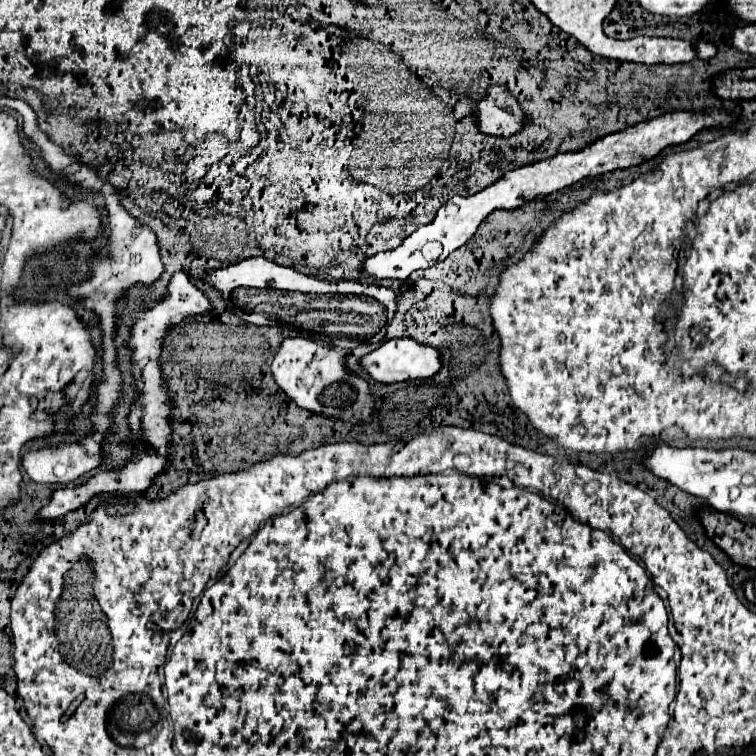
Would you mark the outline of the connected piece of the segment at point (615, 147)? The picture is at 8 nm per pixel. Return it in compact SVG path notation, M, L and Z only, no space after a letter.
M708 110L704 114L702 112L672 112L672 114L652 118L648 122L640 122L628 130L608 134L608 136L588 144L582 150L558 154L554 158L540 160L540 162L510 170L502 178L498 178L498 182L490 184L488 188L484 188L472 196L452 196L448 202L444 202L440 206L440 210L432 222L420 226L416 232L406 236L398 248L378 252L374 256L364 258L358 272L372 276L376 280L382 280L382 278L406 280L414 270L430 268L436 262L442 262L456 248L464 246L474 236L480 222L494 210L518 208L526 200L542 198L550 192L558 192L566 186L576 184L578 180L582 180L586 176L600 176L600 174L616 170L616 168L630 168L630 166L642 164L644 160L656 156L666 146L674 146L674 144L682 144L682 142L690 140L702 128L730 126L734 120L736 118L732 114L728 114L726 110Z

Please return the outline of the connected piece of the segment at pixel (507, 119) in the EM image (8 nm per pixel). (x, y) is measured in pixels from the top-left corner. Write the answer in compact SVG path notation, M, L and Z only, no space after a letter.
M492 86L476 108L480 130L494 136L510 136L522 128L522 112L508 114L504 104L512 104L512 94L504 86Z

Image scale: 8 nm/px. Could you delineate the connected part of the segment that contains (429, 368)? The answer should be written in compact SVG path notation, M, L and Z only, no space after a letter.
M392 338L392 340L386 340L382 346L378 346L376 350L364 354L362 360L360 360L360 366L376 382L392 384L392 382L402 382L402 380L434 376L440 370L440 358L438 358L438 352L434 348L418 344L412 338Z

